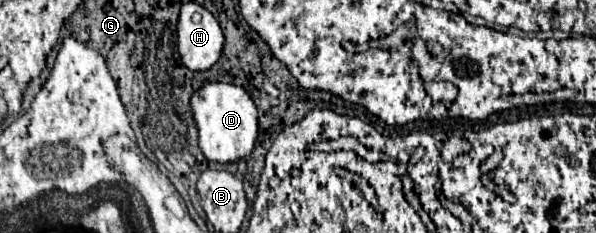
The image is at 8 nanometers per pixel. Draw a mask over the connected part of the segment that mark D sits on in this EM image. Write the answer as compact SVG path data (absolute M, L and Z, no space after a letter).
M208 81L200 87L200 91L192 95L190 107L200 133L200 149L208 161L232 163L252 153L258 137L258 113L244 87L222 81Z

